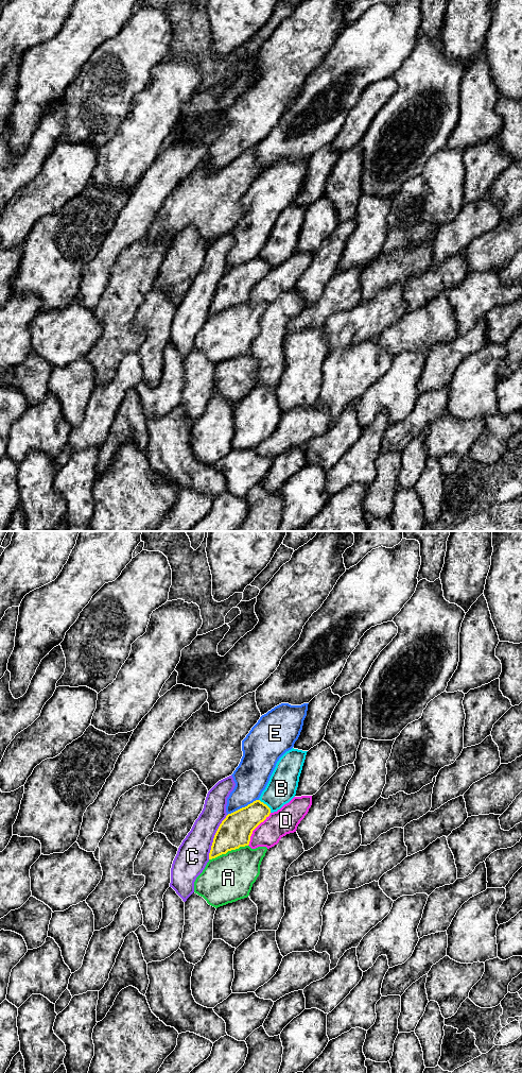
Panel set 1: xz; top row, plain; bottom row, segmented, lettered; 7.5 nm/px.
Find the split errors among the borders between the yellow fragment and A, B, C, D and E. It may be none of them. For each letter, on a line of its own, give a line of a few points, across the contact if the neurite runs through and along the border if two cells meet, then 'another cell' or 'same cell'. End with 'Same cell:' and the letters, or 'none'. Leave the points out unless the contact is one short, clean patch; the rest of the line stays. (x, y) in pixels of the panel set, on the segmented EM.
A: another cell
B: another cell
C: another cell
D: another cell
E: another cell
Same cell: none

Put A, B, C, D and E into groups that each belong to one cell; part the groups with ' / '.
A / B / C / D / E

